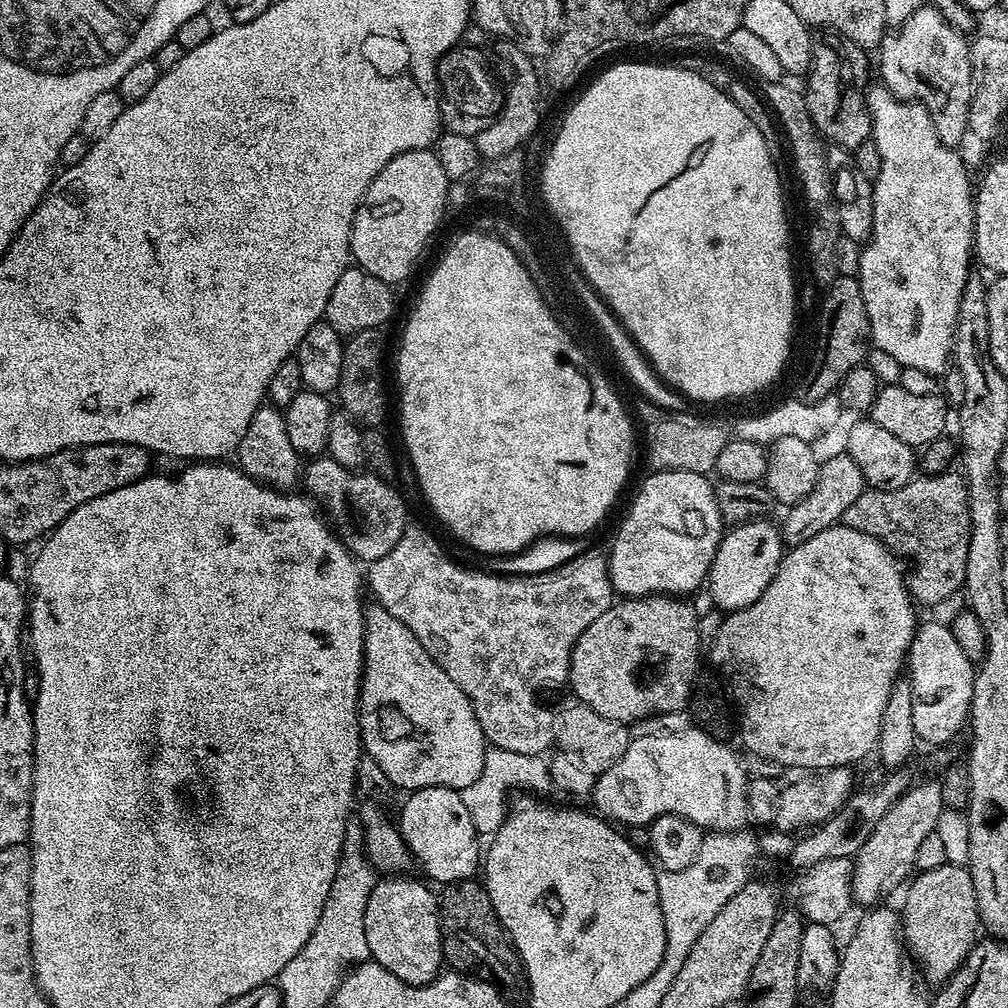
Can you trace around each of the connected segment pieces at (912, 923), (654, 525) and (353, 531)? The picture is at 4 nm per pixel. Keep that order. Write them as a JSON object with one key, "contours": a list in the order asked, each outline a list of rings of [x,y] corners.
{"contours":[[[[946,863],[937,869],[921,871],[907,888],[908,897],[902,911],[902,939],[918,968],[920,963],[923,979],[929,985],[939,986],[960,969],[960,963],[978,942],[976,931],[979,933],[982,925],[974,882],[965,865]]],[[[652,472],[640,484],[616,537],[612,549],[607,549],[608,573],[613,589],[621,597],[674,596],[687,597],[696,587],[708,579],[708,571],[714,562],[722,533],[726,525],[718,514],[716,489],[707,475],[698,472]]],[[[321,454],[309,459],[302,468],[303,491],[322,509],[323,515],[330,521],[340,541],[360,562],[371,562],[388,554],[404,537],[409,527],[408,512],[404,509],[404,500],[395,492],[393,485],[369,470],[353,470],[334,462],[331,456]]]]}

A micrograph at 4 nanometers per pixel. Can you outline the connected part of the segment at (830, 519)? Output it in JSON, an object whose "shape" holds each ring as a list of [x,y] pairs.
{"shape":[[[847,454],[832,456],[825,459],[820,466],[818,482],[814,484],[814,490],[806,496],[802,502],[791,505],[784,516],[784,524],[779,525],[779,532],[783,537],[783,543],[795,546],[806,542],[806,538],[814,538],[814,534],[822,534],[822,530],[831,528],[833,524],[839,524],[843,515],[849,509],[858,496],[864,492],[866,485],[862,470],[858,470],[858,462]]]}

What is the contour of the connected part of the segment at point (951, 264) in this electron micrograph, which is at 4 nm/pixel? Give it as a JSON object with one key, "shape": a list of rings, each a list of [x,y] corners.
{"shape":[[[883,86],[869,87],[866,92],[868,110],[872,114],[871,143],[878,146],[878,156],[882,158],[882,166],[878,170],[876,179],[872,181],[872,201],[874,202],[874,226],[872,235],[860,250],[860,293],[862,302],[866,306],[866,314],[872,331],[870,340],[875,347],[886,350],[904,368],[926,370],[926,374],[939,377],[950,368],[952,360],[952,343],[954,330],[958,322],[958,302],[962,302],[962,290],[966,290],[966,282],[970,275],[968,267],[974,264],[974,233],[976,231],[976,205],[974,203],[974,184],[968,181],[968,168],[964,165],[961,154],[955,148],[948,148],[938,138],[938,130],[934,130],[932,116],[924,107],[911,100],[899,100],[890,89]]]}

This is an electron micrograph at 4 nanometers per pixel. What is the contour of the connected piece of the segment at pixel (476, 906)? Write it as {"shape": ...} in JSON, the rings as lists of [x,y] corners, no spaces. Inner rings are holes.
{"shape":[[[473,878],[443,885],[438,892],[438,901],[444,964],[458,972],[475,974],[480,980],[494,986],[505,998],[513,998],[512,996],[522,992],[517,957],[504,929],[500,926],[500,920],[494,914],[494,906],[483,883]]]}

